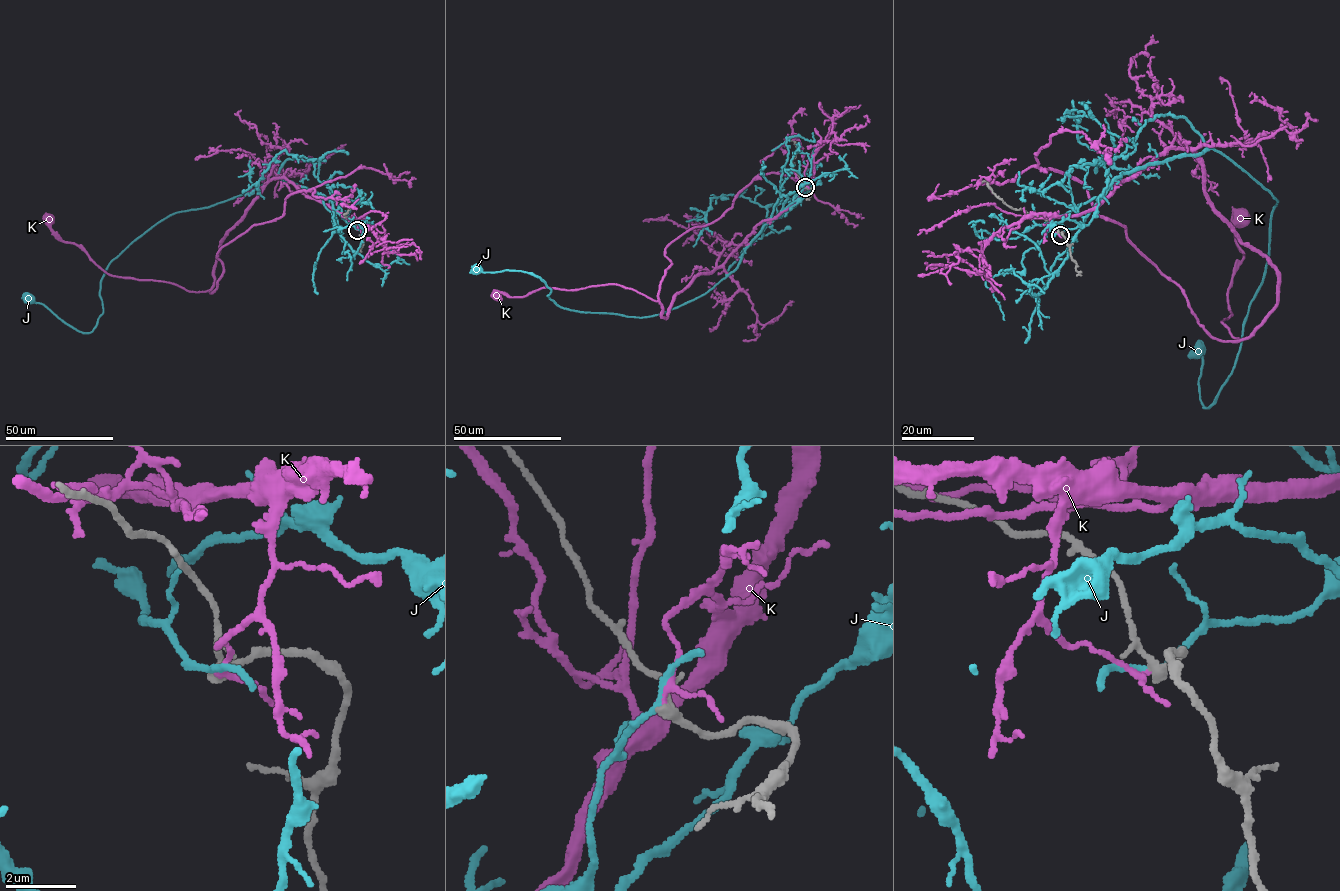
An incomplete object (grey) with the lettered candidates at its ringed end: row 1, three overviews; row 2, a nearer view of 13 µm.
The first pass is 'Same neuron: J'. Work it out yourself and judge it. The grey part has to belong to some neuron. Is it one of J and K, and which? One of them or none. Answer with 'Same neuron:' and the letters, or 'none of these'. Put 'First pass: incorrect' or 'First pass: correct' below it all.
Same neuron: none of these
First pass: incorrect

